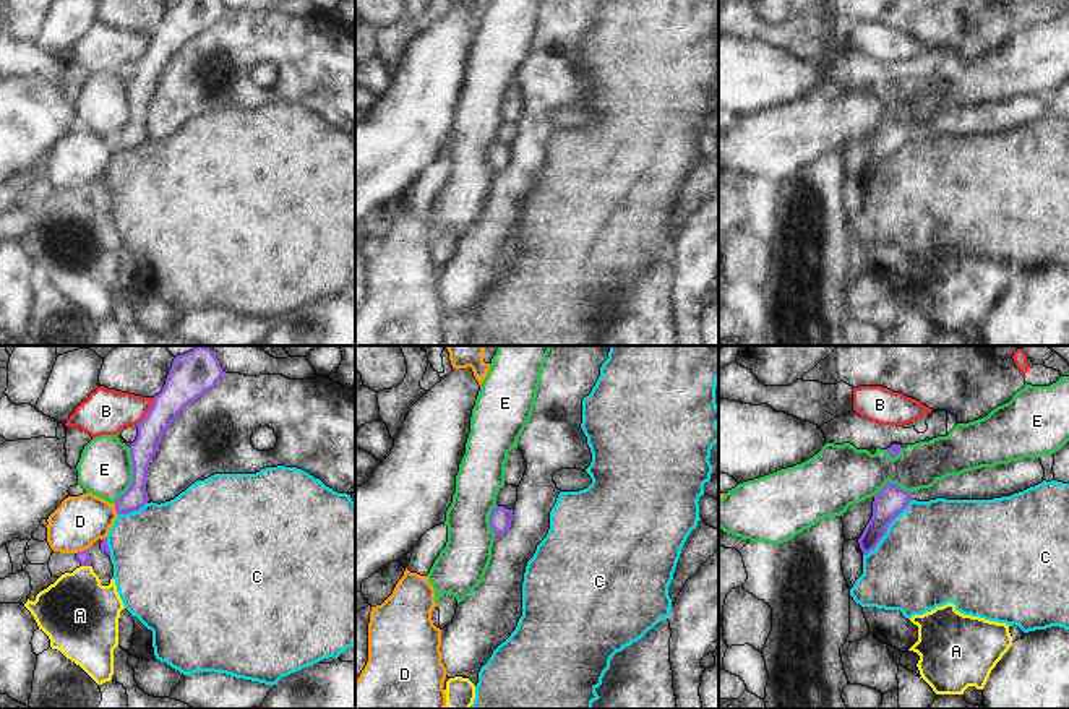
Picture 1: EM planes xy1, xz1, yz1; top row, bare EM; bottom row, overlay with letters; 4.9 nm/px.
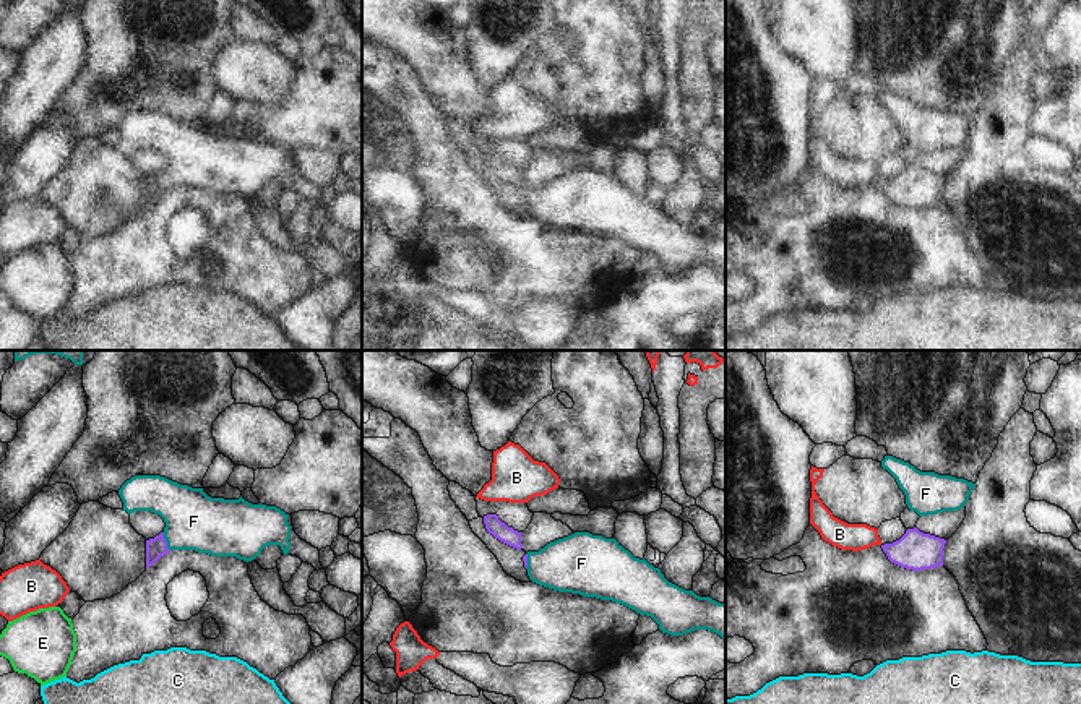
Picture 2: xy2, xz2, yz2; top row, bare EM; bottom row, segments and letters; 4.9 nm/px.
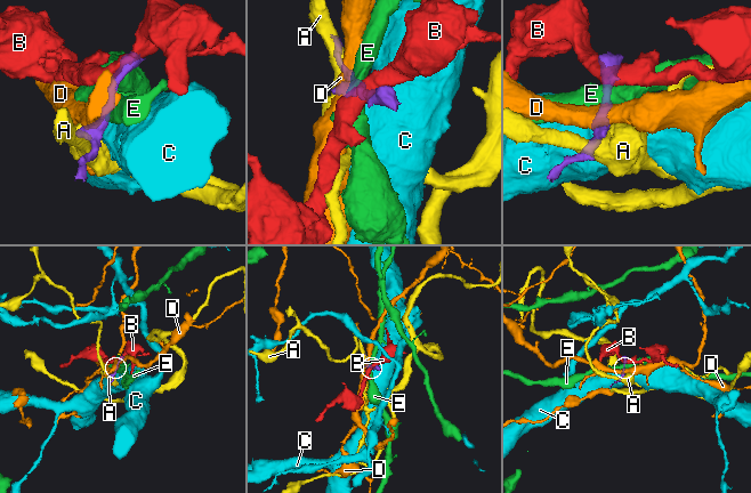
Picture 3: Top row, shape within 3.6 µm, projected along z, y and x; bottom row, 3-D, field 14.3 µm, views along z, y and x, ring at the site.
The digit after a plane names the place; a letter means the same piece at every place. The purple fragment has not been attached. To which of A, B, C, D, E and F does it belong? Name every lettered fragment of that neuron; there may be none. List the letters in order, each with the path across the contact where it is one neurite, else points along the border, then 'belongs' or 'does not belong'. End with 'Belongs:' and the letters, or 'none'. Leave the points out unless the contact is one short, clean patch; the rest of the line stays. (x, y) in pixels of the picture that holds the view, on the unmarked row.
A: does not belong
B: does not belong
C: border along yz1 (912, 137), (889, 161), (880, 179), (863, 193); does not belong
D: border along xy1 (88, 184), (77, 190); does not belong
E: border along xy1 (128, 83), (132, 120), (114, 138); does not belong
F: runs through xy2 (156, 184), (166, 179), (193, 158); belongs
Belongs: F

